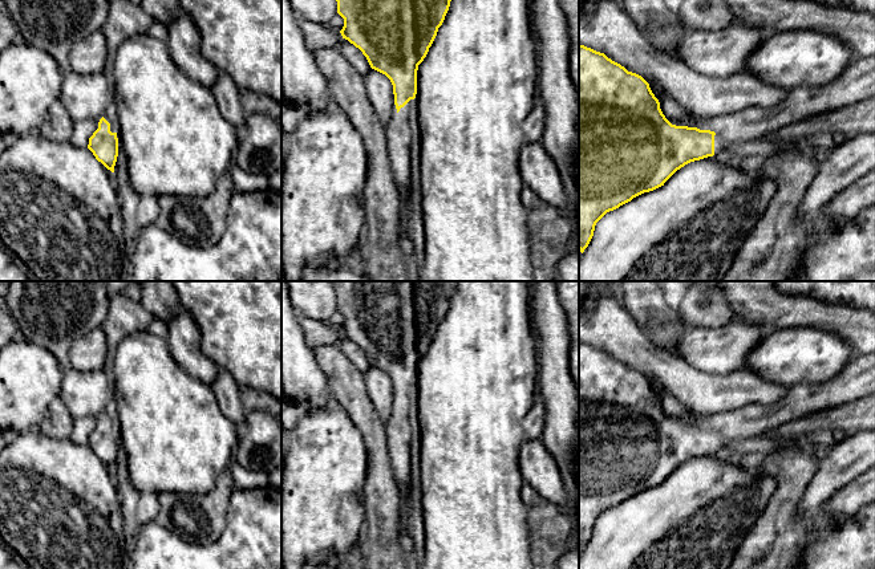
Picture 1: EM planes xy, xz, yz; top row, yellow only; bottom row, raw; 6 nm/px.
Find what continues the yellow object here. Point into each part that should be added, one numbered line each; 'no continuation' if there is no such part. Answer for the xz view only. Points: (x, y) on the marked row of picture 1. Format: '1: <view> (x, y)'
1: xz (398, 133)

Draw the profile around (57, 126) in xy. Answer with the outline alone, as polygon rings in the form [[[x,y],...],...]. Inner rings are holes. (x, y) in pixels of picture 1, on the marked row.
[[[57,99],[50,105],[37,133],[53,142],[69,142],[73,126],[74,121],[69,115],[65,106]]]

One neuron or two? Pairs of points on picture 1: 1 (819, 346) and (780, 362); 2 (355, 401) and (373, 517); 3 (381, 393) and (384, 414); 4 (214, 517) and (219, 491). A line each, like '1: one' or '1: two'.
1: one
2: one
3: one
4: one

